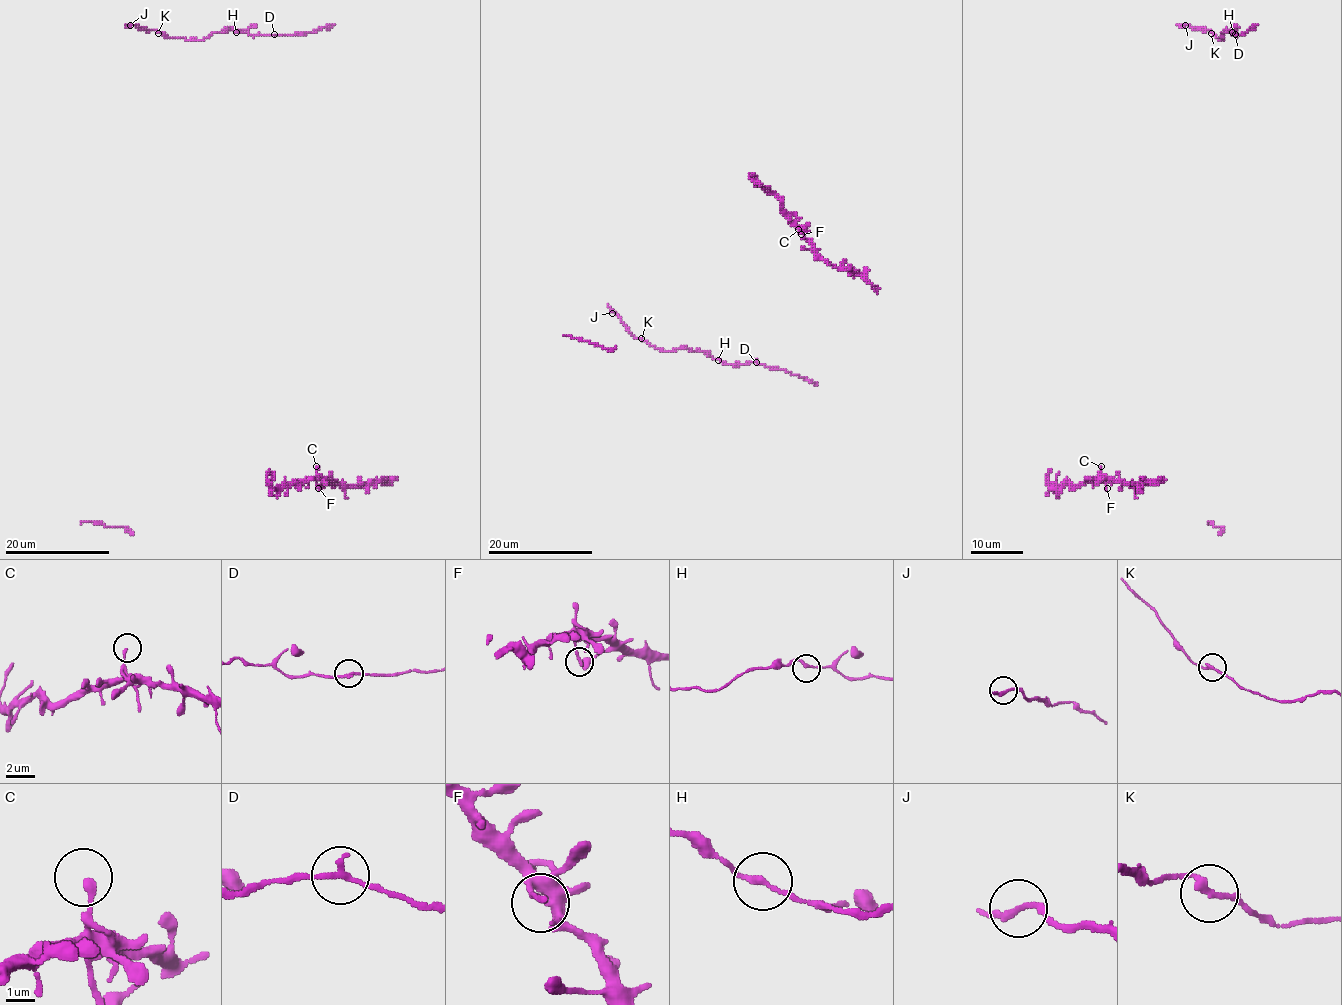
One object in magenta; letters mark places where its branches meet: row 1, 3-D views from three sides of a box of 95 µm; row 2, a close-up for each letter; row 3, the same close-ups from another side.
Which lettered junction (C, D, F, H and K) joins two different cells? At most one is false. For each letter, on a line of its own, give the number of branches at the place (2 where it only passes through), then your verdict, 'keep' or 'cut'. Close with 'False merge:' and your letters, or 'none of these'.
C: 1 branches meet; keep
D: 2 branches meet; keep
F: 1 branches meet; keep
H: 2 branches meet; keep
K: 2 branches meet; keep
False merge: none of these

